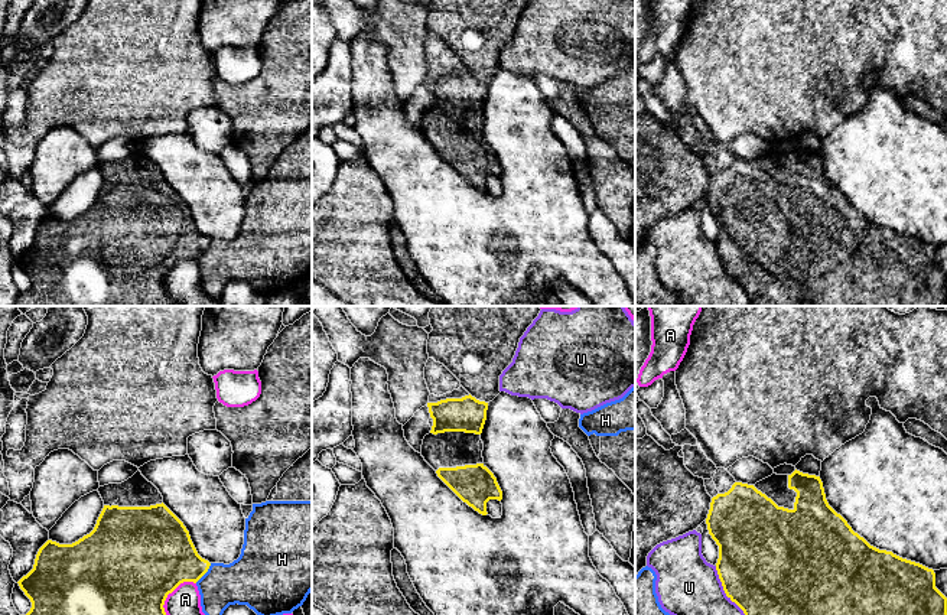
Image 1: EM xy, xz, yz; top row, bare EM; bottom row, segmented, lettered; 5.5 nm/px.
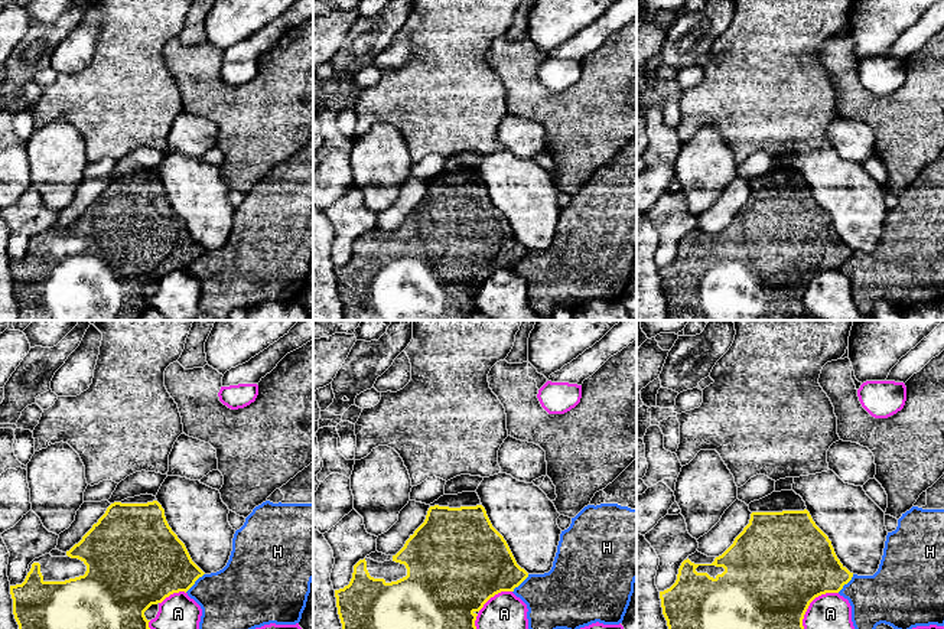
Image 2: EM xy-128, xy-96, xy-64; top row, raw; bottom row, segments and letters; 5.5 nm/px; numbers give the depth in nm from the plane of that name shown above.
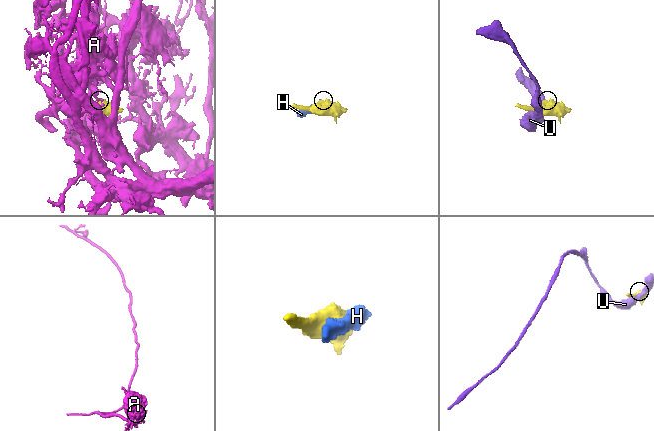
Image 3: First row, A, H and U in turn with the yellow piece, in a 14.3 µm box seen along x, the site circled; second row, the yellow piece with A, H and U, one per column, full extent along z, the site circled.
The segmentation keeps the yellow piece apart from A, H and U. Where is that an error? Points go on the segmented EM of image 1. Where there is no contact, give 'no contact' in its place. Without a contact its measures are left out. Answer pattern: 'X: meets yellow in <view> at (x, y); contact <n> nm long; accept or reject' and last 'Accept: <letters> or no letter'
A: meets yellow in xy at (172, 591); contact 260 nm long; reject
H: meets yellow in xy at (204, 573); contact 140 nm long; reject
U: meets yellow in yz at (723, 589); contact 320 nm long; reject
Accept: no letter

